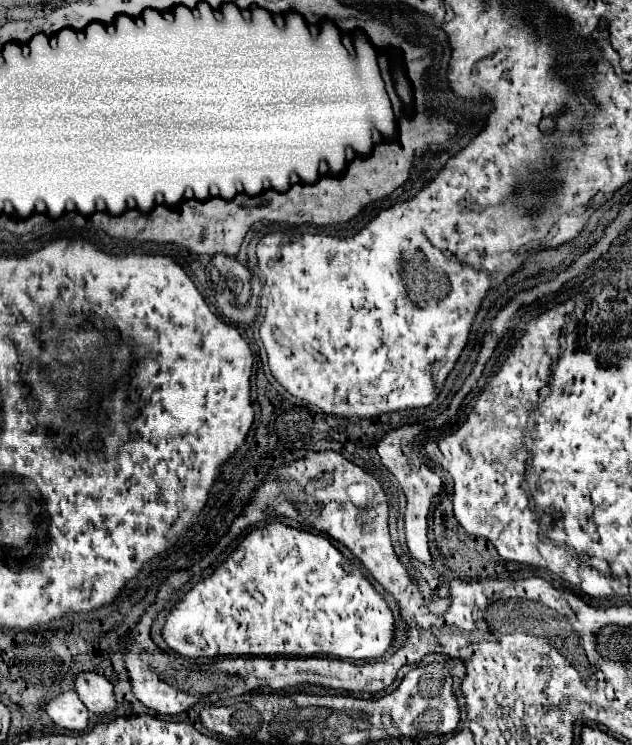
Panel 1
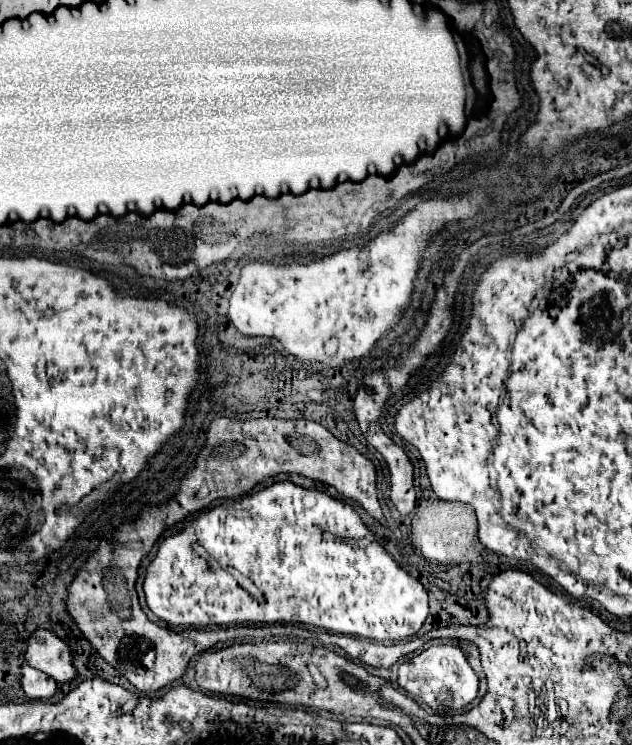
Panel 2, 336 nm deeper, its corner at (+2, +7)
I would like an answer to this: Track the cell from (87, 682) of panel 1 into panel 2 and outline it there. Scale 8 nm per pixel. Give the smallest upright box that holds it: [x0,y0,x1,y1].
[25,629,75,685]

